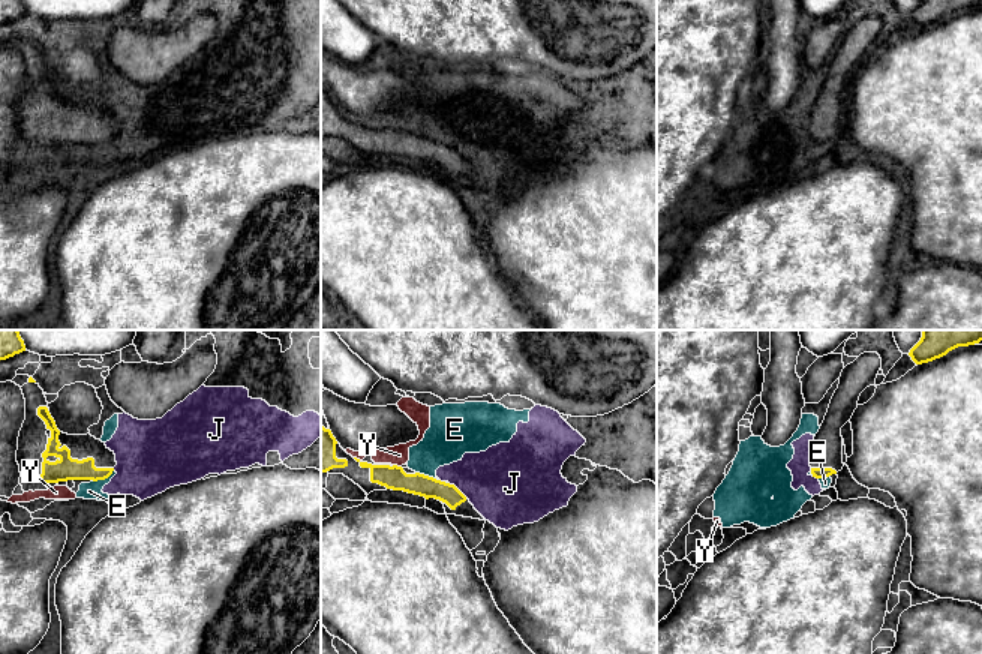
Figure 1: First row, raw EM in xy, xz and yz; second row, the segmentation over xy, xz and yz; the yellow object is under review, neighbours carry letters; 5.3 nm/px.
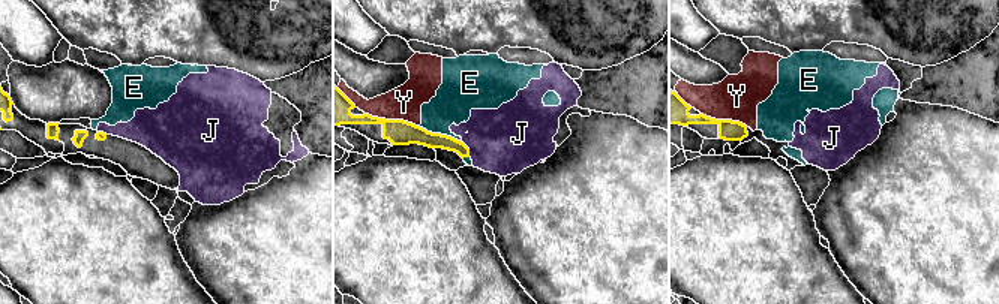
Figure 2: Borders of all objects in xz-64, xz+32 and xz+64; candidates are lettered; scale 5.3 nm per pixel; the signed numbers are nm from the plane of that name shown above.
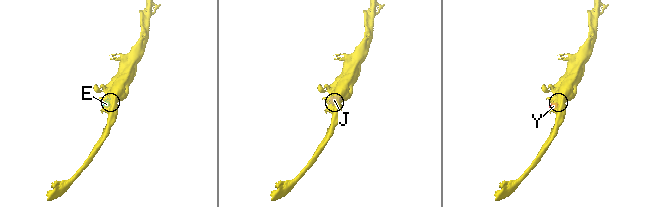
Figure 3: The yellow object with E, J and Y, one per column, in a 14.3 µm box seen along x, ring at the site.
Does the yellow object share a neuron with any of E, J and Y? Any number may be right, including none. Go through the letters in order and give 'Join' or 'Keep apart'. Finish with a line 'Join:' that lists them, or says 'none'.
E: Keep apart
J: Keep apart
Y: Keep apart
Join: none

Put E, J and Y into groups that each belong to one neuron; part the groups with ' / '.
E J Y

